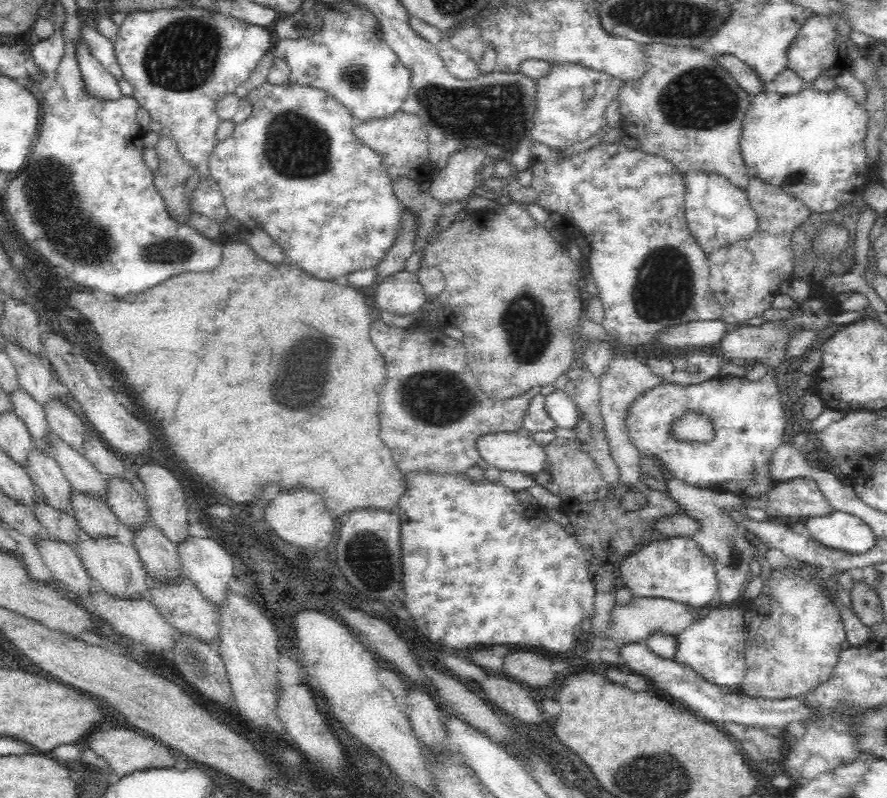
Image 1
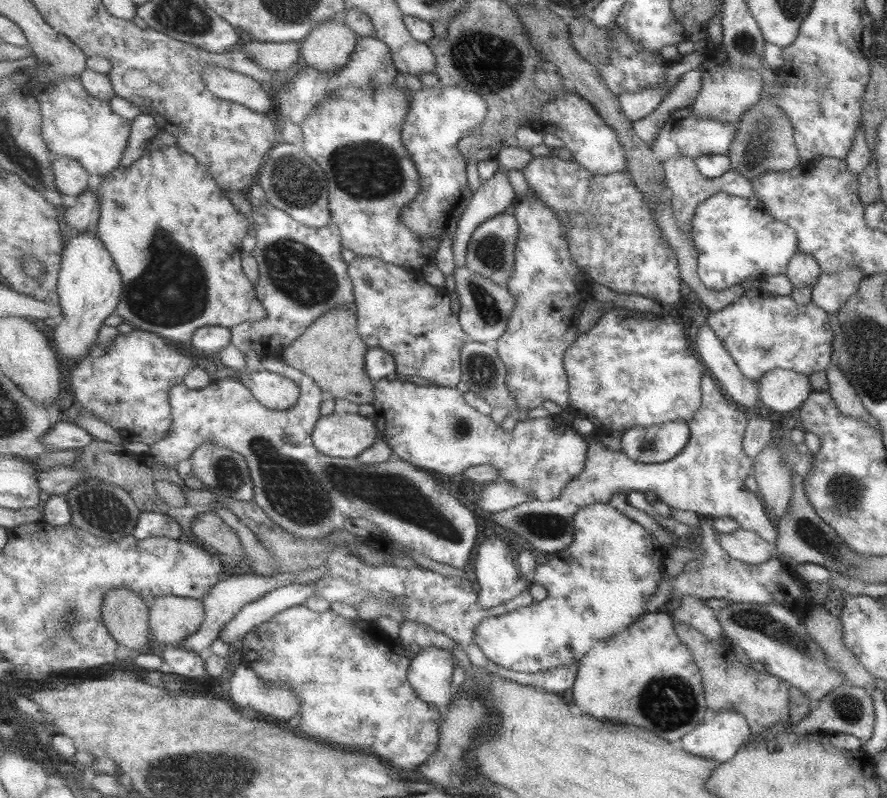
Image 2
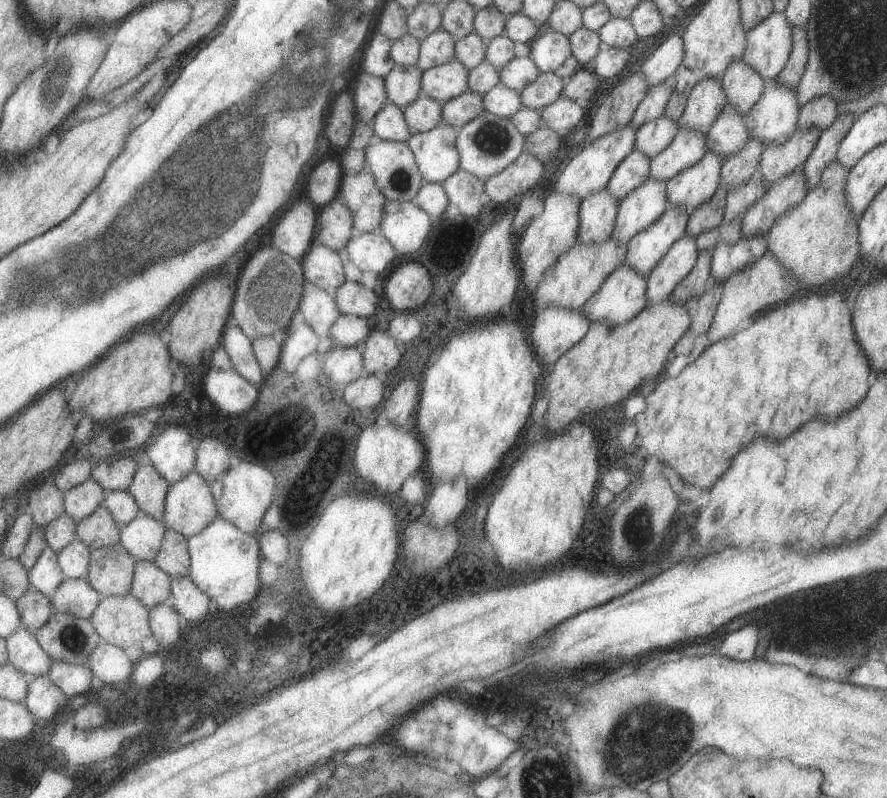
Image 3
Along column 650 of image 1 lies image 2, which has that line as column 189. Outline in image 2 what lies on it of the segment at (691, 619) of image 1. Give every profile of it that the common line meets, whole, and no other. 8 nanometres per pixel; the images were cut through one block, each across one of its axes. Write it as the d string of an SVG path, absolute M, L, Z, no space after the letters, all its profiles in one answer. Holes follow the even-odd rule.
M161 596L151 606L151 640L165 648L177 648L183 640L203 628L207 606L197 598Z

